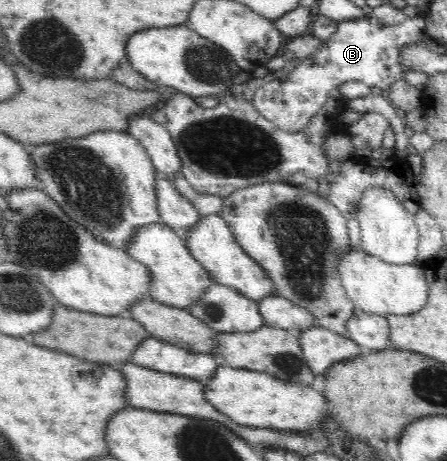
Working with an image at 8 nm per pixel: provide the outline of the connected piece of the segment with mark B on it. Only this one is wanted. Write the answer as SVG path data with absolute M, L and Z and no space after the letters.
M371 16L339 21L337 32L325 41L319 49L315 50L311 56L305 58L301 64L296 66L288 76L276 78L272 75L267 83L260 89L255 90L253 92L253 106L275 127L286 131L298 131L303 130L311 122L311 117L324 107L323 104L327 102L331 89L337 89L344 82L361 81L367 86L378 86L386 91L394 82L403 78L404 72L400 63L402 61L402 50L411 46L411 44L415 44L415 42L423 41L427 37L425 25L423 16L407 17L403 23L394 25L385 25Z

